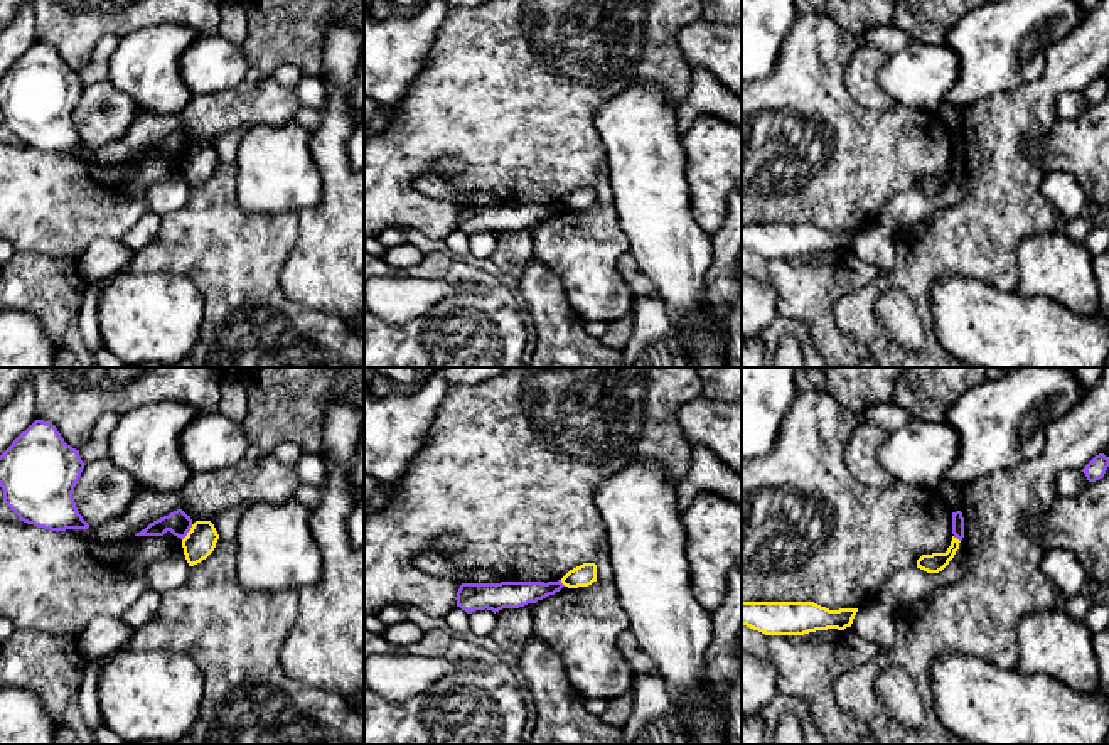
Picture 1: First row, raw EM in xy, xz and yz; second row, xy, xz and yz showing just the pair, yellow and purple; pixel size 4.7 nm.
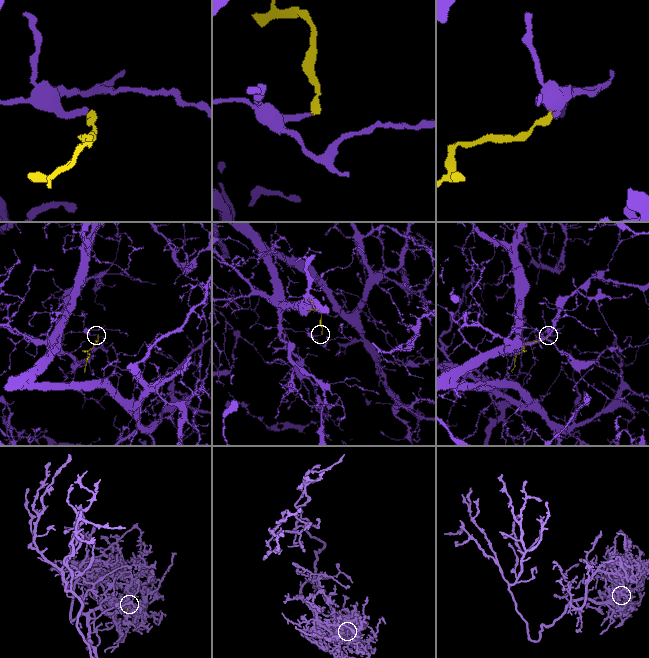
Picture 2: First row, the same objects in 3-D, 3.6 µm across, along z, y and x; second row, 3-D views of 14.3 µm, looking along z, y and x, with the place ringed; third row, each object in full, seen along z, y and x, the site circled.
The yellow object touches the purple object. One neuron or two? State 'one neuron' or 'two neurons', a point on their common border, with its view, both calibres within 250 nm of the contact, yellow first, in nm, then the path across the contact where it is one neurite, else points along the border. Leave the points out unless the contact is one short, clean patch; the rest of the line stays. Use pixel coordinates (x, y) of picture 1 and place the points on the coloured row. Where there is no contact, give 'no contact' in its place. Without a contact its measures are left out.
two neurons; meets yellow in xy at (187, 533); 150 nm thick on the yellow side, 110 nm on the other; border along xy (192, 525), (182, 540)

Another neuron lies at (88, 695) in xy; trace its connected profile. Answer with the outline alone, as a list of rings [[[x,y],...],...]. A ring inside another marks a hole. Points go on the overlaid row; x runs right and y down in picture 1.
[[[104,657],[86,662],[84,679],[79,689],[79,705],[81,713],[86,720],[86,725],[96,733],[101,715],[99,715],[99,698],[98,698],[98,679],[99,669],[104,664]]]

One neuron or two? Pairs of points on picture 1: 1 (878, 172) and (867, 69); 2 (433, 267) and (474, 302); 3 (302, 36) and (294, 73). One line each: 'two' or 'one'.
1: two
2: one
3: two

